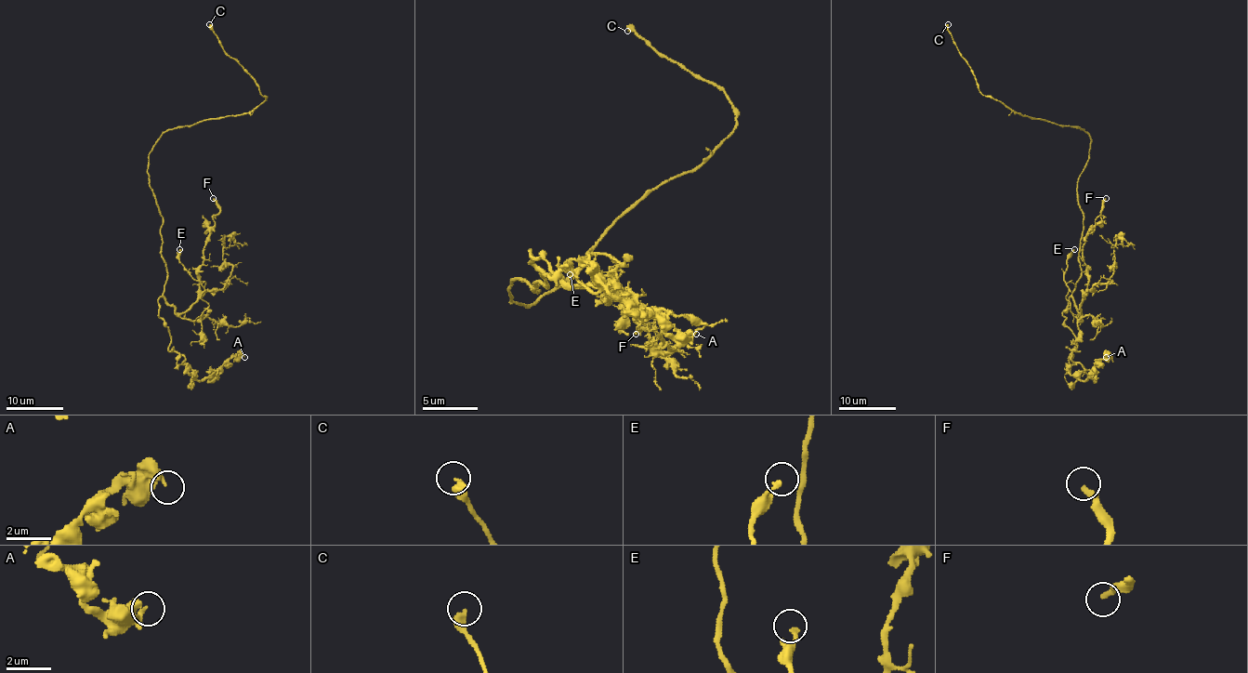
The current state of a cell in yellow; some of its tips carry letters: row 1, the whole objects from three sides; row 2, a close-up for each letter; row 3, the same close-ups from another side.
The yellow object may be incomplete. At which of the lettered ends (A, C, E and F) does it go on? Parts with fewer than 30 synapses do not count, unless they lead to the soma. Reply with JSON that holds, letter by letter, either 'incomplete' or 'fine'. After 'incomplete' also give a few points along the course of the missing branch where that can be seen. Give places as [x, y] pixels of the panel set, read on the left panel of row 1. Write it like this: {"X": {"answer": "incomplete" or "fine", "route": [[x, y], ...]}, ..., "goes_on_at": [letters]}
{"A": {"answer": "fine"}, "C": {"answer": "incomplete"}, "E": {"answer": "fine"}, "F": {"answer": "fine"}, "goes_on_at": ["C"]}

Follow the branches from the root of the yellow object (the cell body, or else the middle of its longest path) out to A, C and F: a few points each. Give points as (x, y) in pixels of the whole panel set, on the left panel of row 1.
A: (149, 178), (162, 217), (166, 282), (158, 306), (169, 347), (198, 380), (244, 357)
C: (149, 178), (149, 151), (164, 132), (207, 119), (243, 115), (266, 99), (256, 81), (223, 49), (209, 24)
F: (149, 178), (162, 217), (164, 298), (177, 313), (198, 297), (203, 246), (219, 212), (213, 198)

